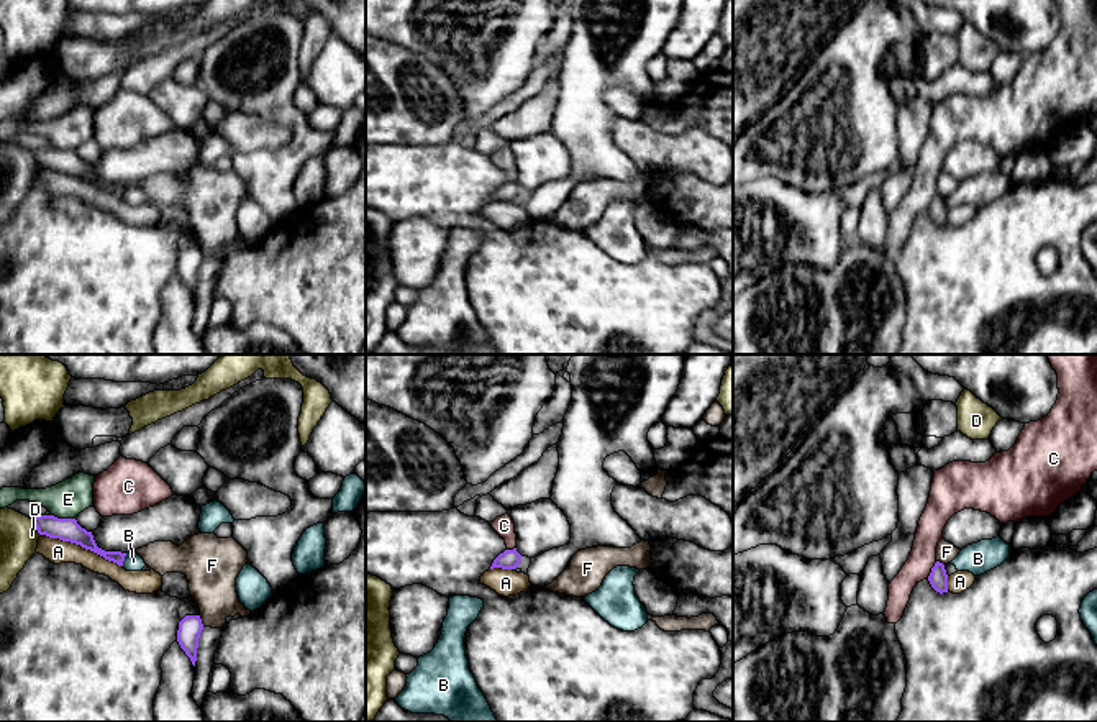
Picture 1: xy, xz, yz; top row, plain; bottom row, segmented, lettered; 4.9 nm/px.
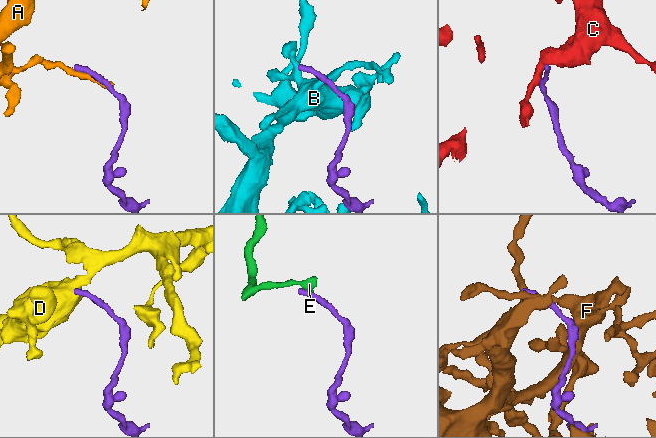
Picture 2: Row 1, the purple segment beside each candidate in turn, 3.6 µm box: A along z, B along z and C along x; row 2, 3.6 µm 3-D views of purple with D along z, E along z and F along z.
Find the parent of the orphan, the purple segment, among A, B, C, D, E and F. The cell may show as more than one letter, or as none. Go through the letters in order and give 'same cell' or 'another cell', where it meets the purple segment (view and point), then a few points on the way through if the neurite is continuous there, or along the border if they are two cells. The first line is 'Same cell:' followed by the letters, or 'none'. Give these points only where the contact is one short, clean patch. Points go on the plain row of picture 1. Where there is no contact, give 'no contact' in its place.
Same cell: B
A: another cell | xy (82, 179)
B: same cell | xy (123, 192)
C: another cell | yz (932, 202) | along yz (937, 194), (927, 209)
D: another cell | xy (35, 158) | along xy (31, 151), (40, 168)
E: another cell | xy (63, 151) | along xy (51, 146), (61, 151), (74, 151)
F: another cell | xy (200, 253)

